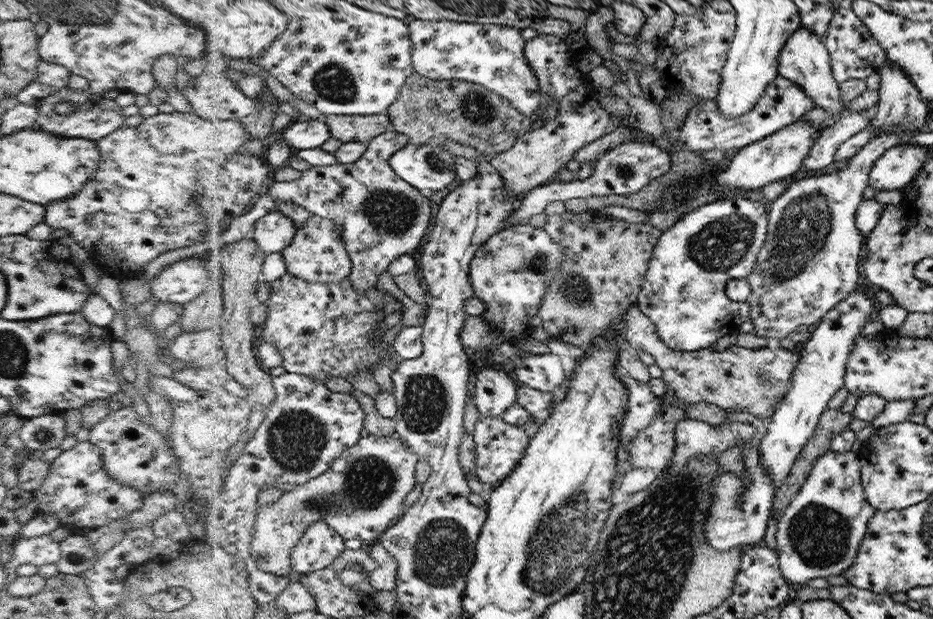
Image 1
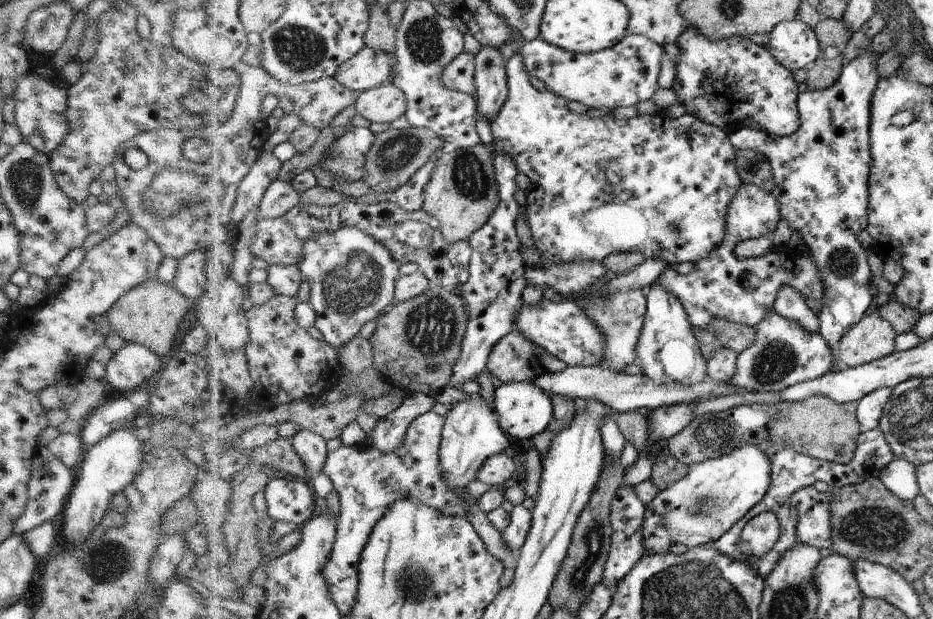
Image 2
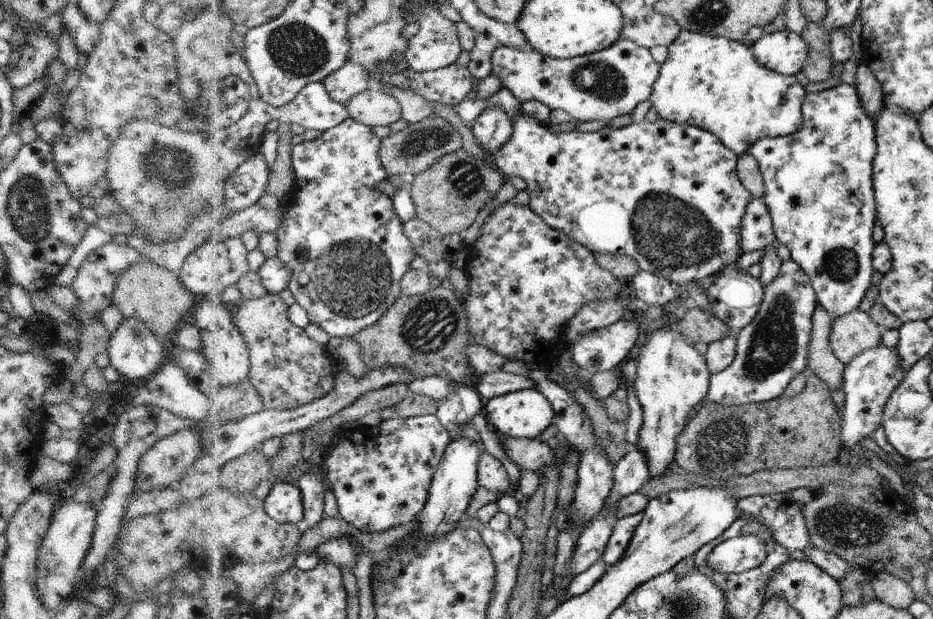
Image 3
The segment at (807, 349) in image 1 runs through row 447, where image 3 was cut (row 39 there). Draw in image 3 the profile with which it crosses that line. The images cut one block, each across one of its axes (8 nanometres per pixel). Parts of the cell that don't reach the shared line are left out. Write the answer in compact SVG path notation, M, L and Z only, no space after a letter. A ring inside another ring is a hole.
M785 29L753 43L750 55L769 70L782 75L796 75L809 62L809 46L801 34Z

